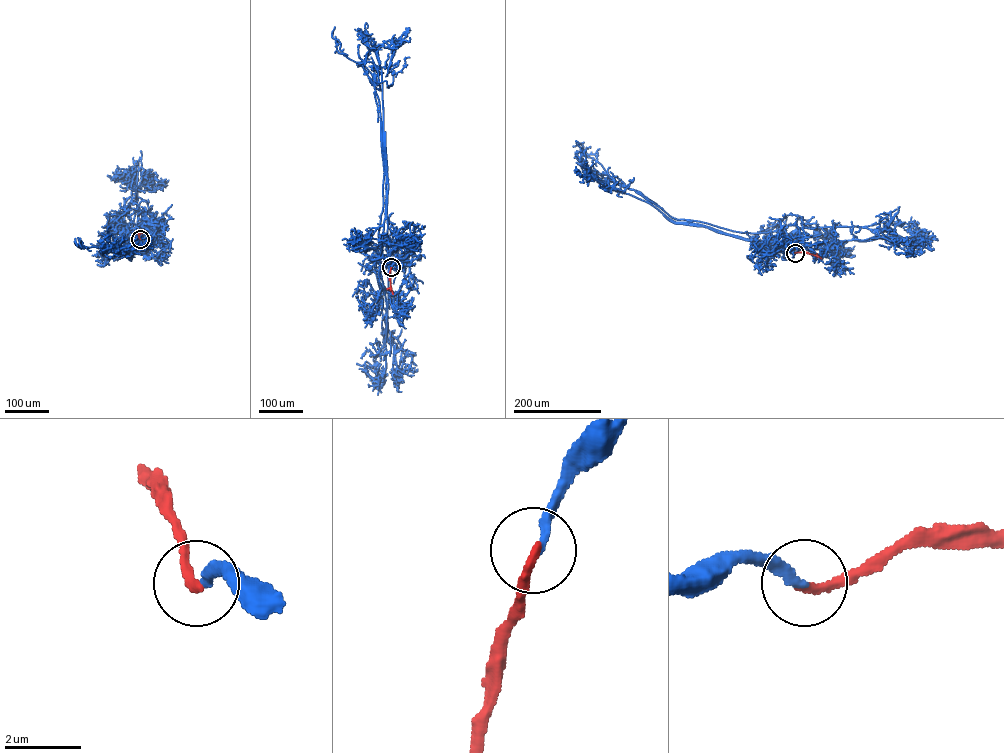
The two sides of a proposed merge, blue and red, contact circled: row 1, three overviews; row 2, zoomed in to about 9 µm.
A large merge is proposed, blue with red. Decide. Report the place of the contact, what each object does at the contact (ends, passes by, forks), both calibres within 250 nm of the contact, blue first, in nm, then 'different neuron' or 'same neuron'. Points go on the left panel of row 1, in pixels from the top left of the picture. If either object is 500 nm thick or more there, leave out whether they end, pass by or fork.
place (140, 239); blue ends; red ends; calibres 240 and 240 nm; same neuron

